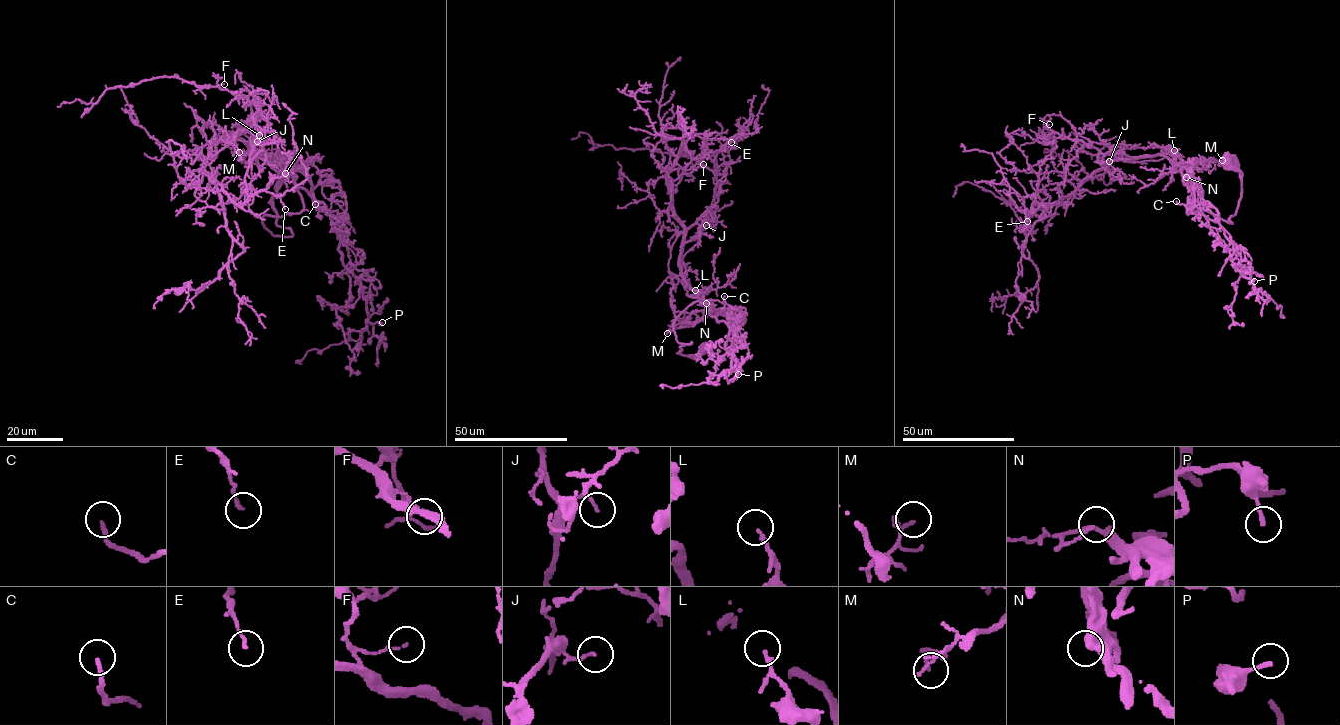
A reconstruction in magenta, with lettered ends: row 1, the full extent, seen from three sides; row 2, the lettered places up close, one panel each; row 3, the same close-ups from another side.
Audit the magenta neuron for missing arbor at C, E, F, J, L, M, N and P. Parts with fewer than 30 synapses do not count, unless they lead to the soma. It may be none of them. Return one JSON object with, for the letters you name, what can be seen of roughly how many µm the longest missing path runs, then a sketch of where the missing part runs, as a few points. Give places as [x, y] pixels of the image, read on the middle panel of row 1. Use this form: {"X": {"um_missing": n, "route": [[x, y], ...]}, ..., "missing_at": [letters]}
{"C": {"um_missing": 20, "route": [[724, 296], [729, 282], [730, 286]]}, "missing_at": ["C"]}

